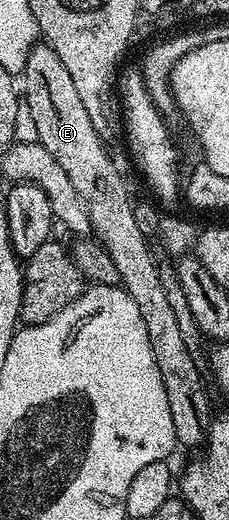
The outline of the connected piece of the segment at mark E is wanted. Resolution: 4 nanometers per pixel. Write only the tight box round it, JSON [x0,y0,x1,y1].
[22,42,210,449]

